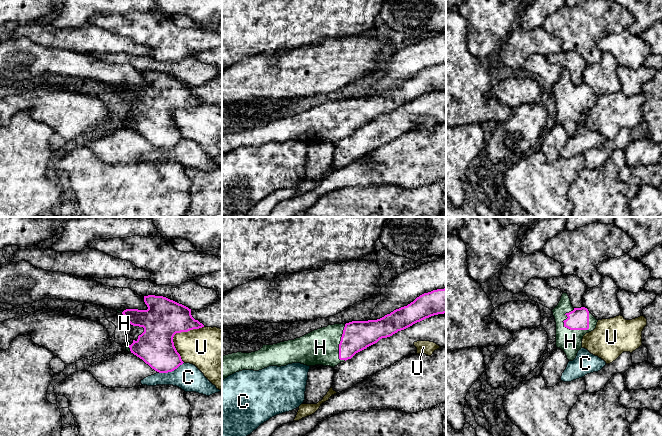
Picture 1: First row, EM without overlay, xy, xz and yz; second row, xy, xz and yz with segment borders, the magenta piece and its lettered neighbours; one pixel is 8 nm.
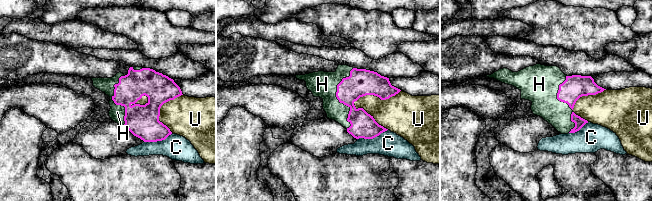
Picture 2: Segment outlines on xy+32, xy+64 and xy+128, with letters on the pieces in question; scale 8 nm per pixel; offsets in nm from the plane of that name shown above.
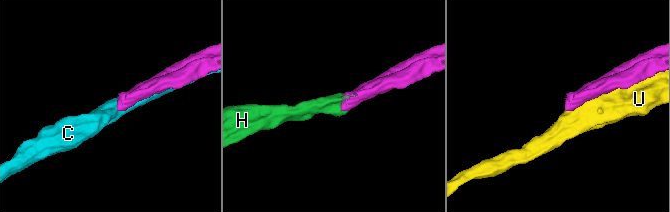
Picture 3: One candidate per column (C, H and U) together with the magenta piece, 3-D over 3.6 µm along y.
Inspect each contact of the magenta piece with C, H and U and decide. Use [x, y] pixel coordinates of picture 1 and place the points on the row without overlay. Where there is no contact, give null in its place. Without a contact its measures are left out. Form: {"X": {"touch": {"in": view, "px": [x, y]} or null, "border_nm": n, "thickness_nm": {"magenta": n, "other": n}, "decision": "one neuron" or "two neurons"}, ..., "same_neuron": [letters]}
{"C": {"touch": {"in": "xy", "px": [171, 147]}, "border_nm": 220, "thickness_nm": {"magenta": 300, "other": 220}, "decision": "two neurons"}, "H": {"touch": {"in": "yz", "px": [583, 105]}, "border_nm": 240, "thickness_nm": {"magenta": 170, "other": 190}, "decision": "one neuron"}, "U": {"touch": {"in": "xy", "px": [175, 109]}, "border_nm": 340, "thickness_nm": {"magenta": 300, "other": 320}, "decision": "two neurons"}, "same_neuron": ["H"]}

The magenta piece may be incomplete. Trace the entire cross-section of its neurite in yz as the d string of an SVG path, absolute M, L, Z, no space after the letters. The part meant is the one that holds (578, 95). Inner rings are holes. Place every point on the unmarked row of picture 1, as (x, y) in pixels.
M567 69L562 70L552 88L556 98L556 123L573 137L582 124L583 112L596 104L598 96L587 84L574 84Z

